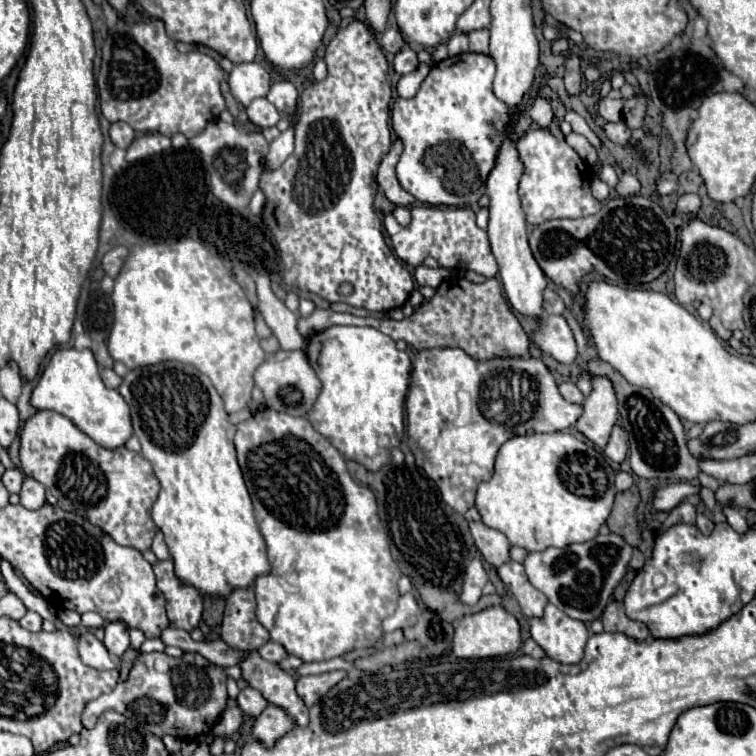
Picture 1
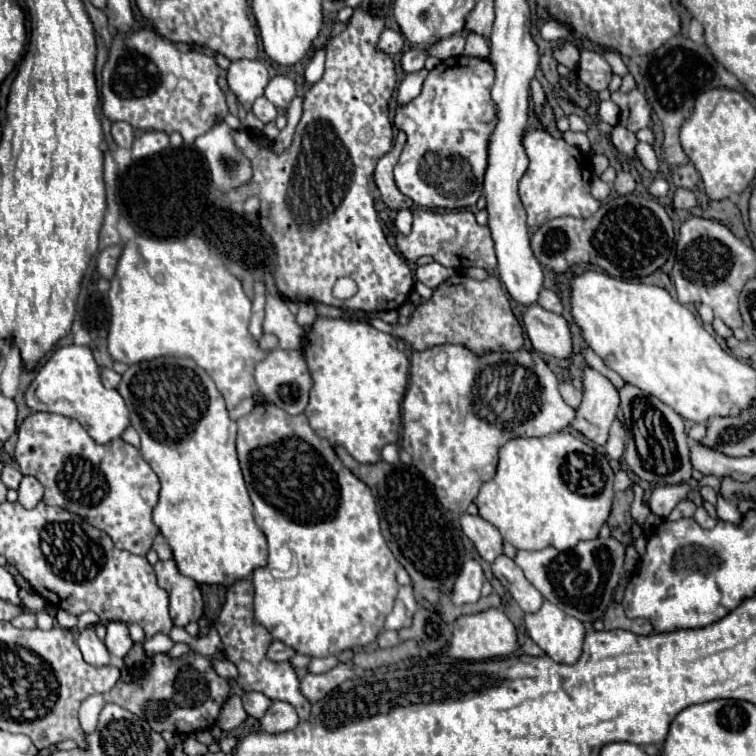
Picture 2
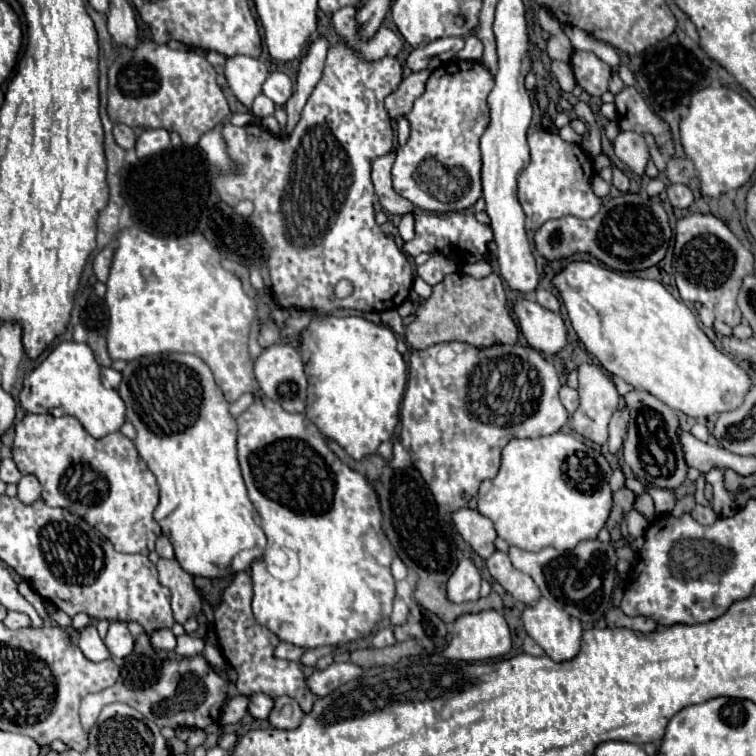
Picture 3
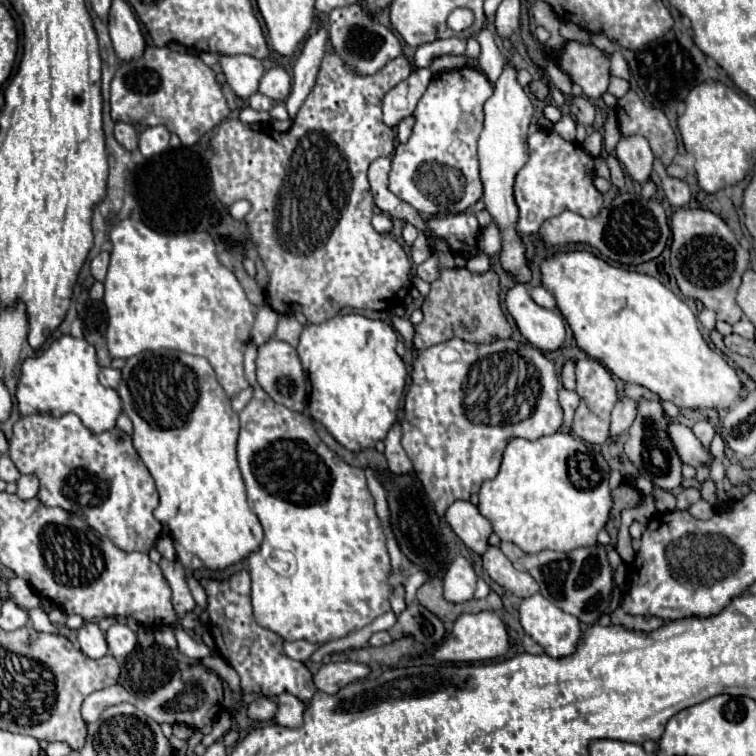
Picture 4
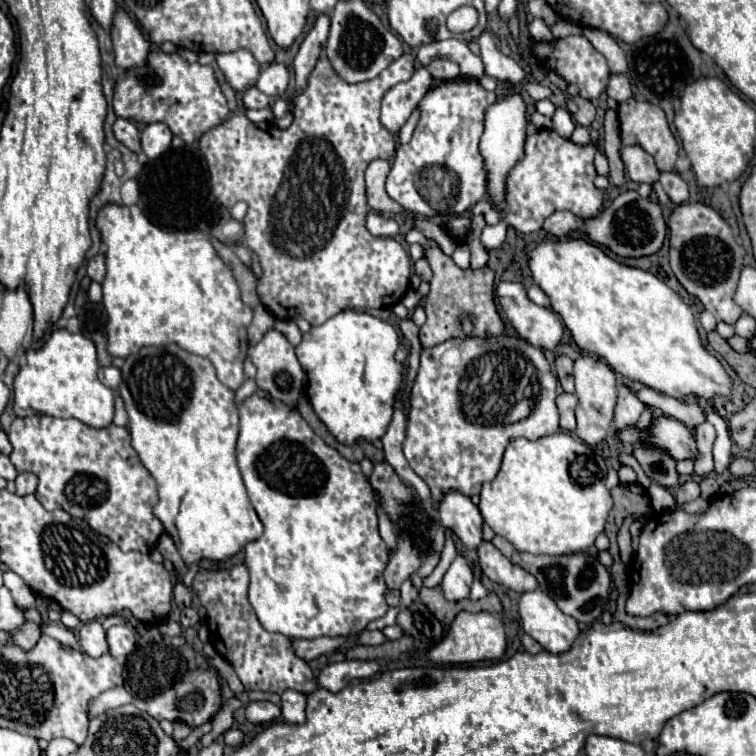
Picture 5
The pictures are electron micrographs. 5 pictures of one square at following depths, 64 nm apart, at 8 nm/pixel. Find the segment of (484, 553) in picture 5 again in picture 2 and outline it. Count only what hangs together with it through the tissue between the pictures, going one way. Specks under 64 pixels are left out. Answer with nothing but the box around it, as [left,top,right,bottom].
[492,556,544,612]

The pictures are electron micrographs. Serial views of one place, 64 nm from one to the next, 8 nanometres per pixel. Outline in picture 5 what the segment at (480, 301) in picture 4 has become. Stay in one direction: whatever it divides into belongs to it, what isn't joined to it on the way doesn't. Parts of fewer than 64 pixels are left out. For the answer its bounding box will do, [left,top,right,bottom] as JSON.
[406,230,504,348]

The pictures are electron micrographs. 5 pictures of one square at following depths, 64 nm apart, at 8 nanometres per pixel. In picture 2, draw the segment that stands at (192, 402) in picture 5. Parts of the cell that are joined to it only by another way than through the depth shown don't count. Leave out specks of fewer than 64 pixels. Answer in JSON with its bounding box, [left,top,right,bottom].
[118,356,268,586]

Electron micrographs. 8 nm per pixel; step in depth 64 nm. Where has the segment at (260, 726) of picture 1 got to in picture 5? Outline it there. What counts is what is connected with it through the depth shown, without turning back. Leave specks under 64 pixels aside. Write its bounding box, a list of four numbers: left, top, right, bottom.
[282,690,306,724]

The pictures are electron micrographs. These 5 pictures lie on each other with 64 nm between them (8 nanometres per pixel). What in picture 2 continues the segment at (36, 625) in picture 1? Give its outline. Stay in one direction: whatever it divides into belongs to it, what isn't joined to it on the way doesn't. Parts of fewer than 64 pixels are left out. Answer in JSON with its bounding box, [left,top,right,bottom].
[12,614,36,628]

